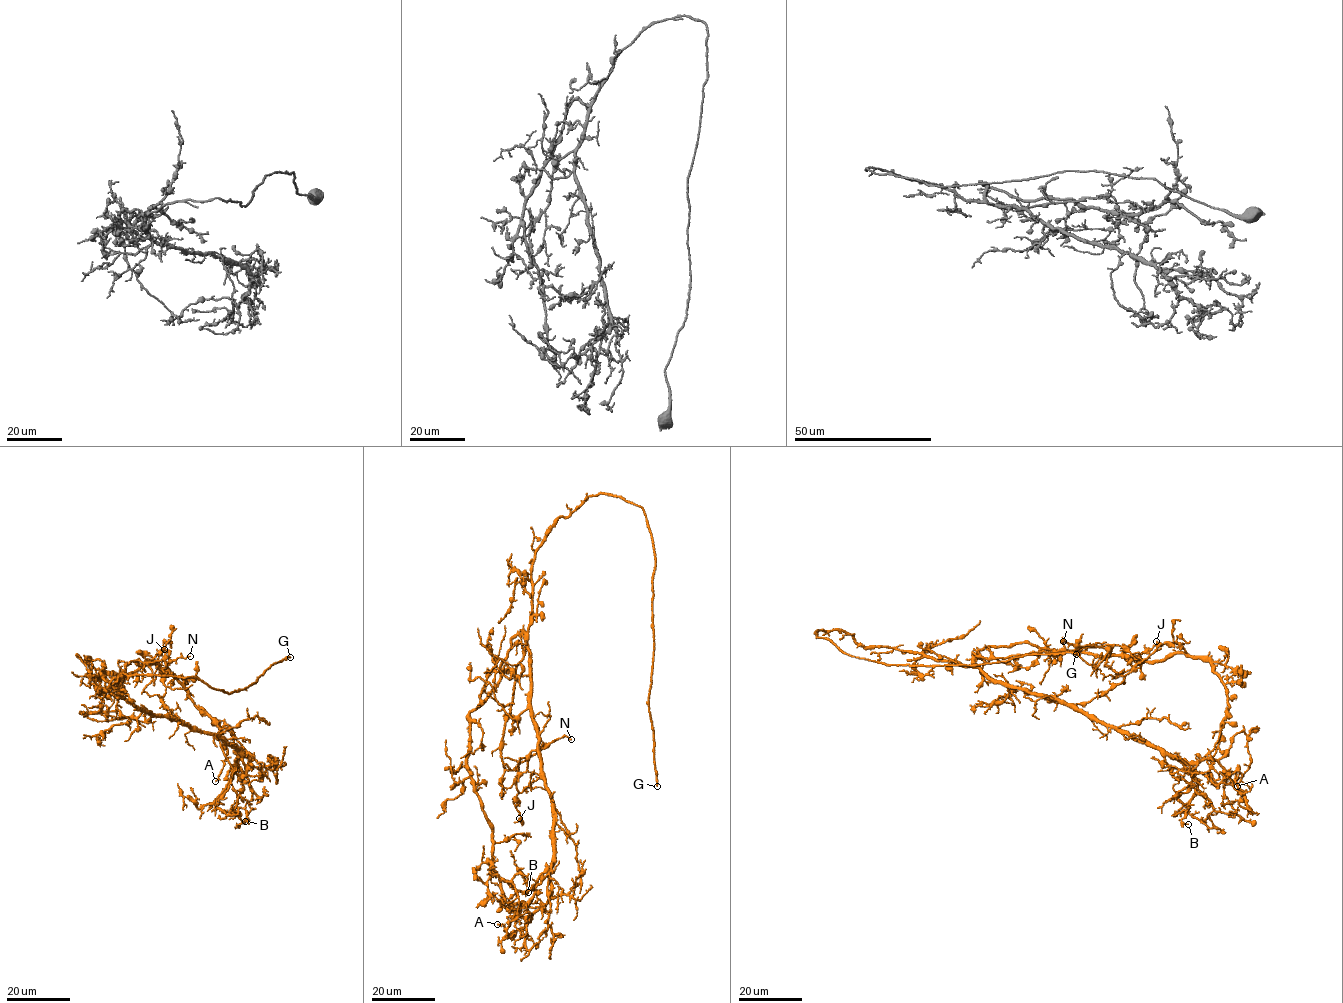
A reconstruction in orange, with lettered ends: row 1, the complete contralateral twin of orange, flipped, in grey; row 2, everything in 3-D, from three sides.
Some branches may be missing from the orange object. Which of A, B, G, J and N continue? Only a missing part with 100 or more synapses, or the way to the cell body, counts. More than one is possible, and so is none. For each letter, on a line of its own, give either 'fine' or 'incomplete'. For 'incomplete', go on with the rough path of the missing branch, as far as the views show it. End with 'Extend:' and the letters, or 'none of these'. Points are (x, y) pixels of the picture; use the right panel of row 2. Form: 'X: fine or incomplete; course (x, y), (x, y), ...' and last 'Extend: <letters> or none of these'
A: fine
B: fine
G: incomplete; course (1076, 654), (1158, 667), (1183, 684), (1192, 697), (1213, 710), (1268, 725)
J: fine
N: fine
Extend: G

